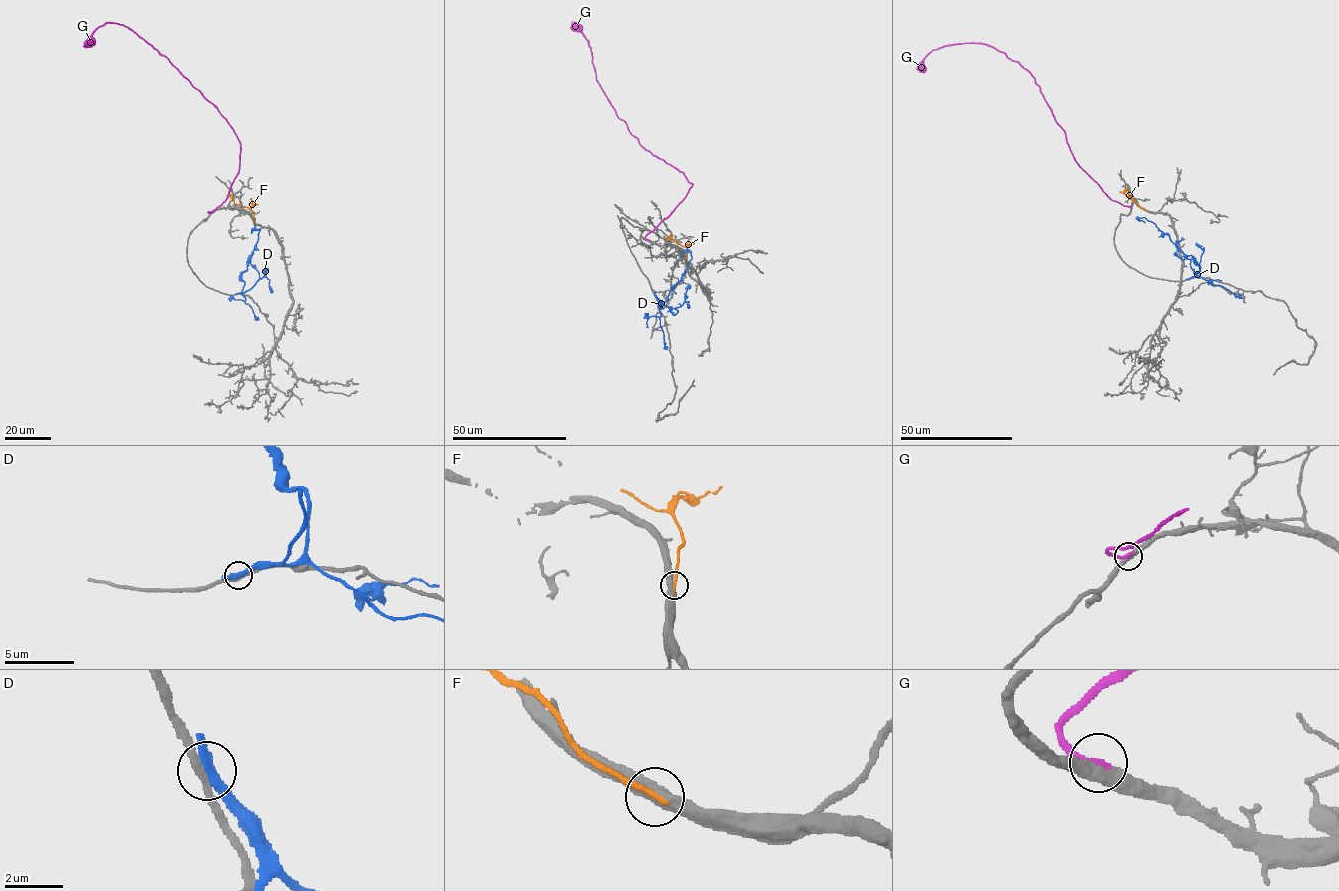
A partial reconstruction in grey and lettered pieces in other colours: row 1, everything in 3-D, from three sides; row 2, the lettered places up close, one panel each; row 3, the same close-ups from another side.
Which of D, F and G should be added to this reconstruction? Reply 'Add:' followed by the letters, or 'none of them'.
Add: G

